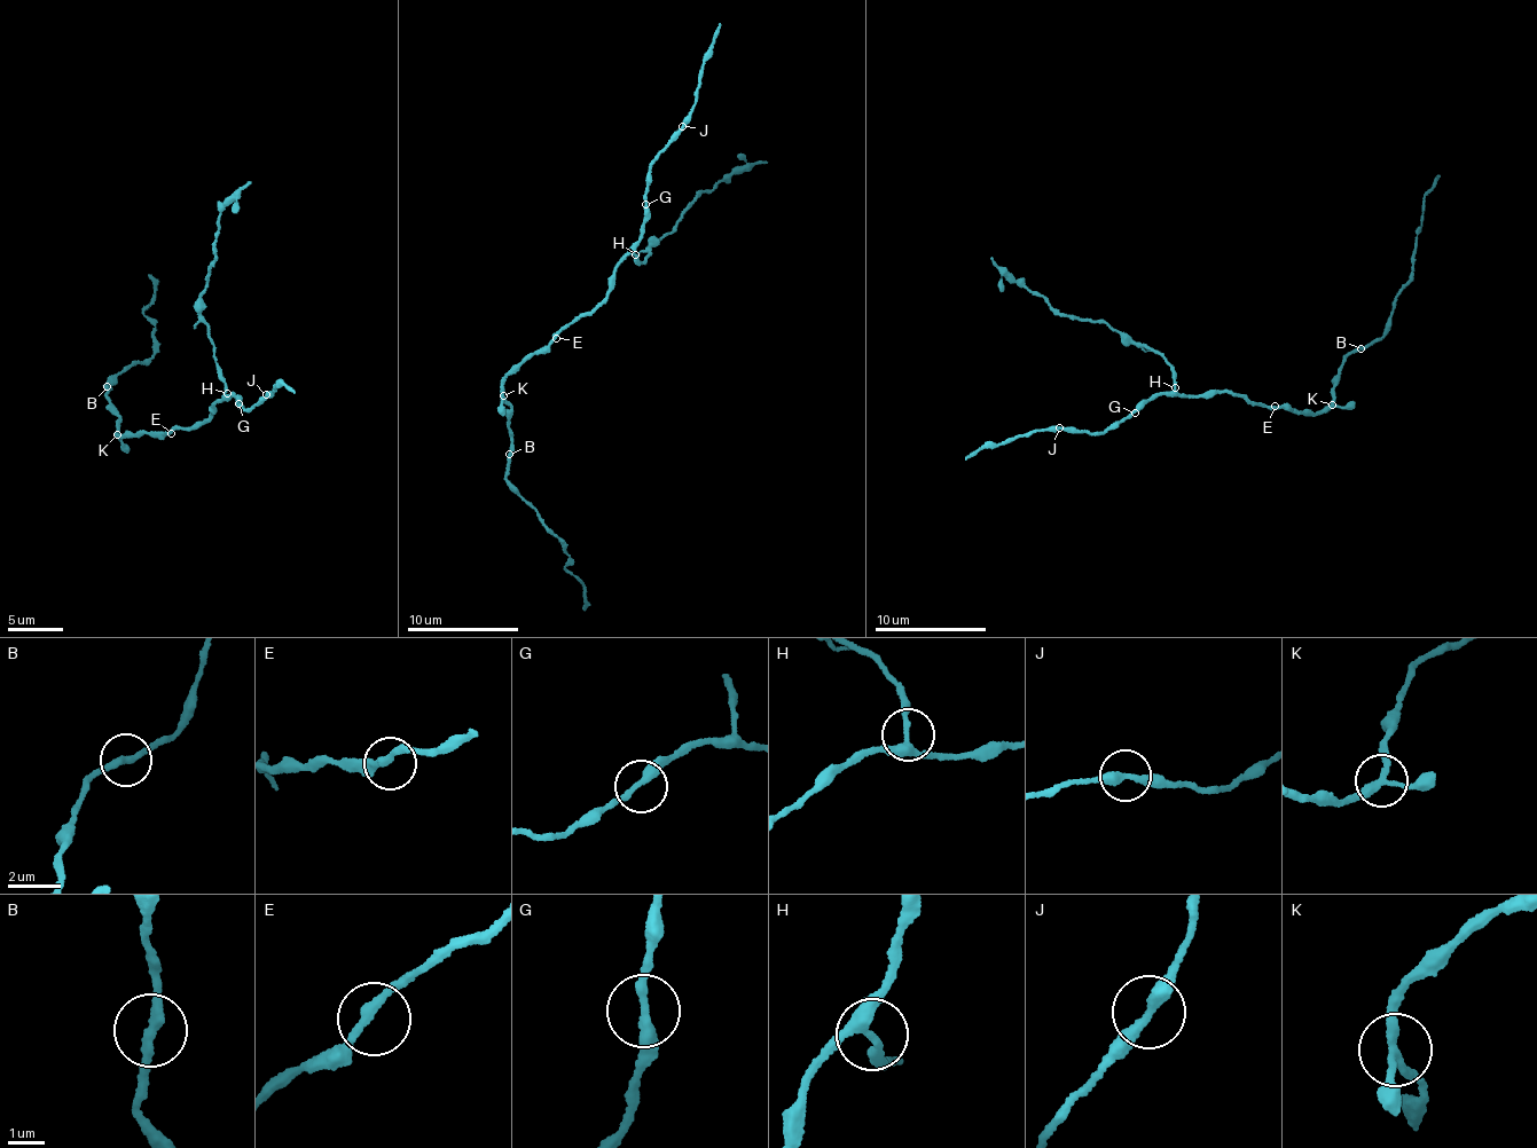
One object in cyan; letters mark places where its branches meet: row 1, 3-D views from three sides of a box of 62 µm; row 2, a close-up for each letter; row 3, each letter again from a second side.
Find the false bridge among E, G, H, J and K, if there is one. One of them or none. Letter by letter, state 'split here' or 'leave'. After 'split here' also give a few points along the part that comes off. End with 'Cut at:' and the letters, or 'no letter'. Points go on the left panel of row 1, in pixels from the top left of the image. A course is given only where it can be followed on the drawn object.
E: leave
G: leave
H: leave
J: leave
K: leave
Cut at: no letter

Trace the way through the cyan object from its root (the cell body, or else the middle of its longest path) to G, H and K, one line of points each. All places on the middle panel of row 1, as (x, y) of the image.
G: (553, 340), (575, 320), (598, 307), (616, 268), (634, 251), (647, 217), (645, 204)
H: (553, 340), (575, 320), (593, 313), (610, 286), (616, 268), (629, 254), (635, 254)
K: (553, 340), (510, 368), (503, 395)

